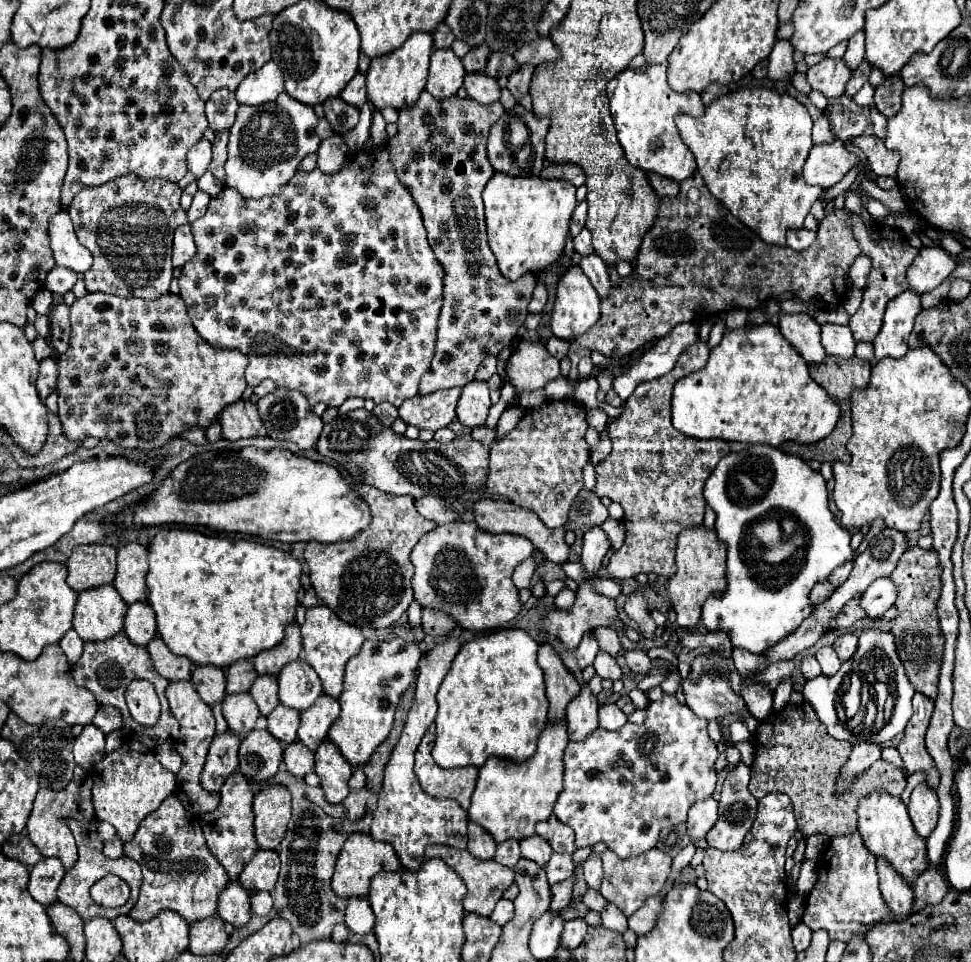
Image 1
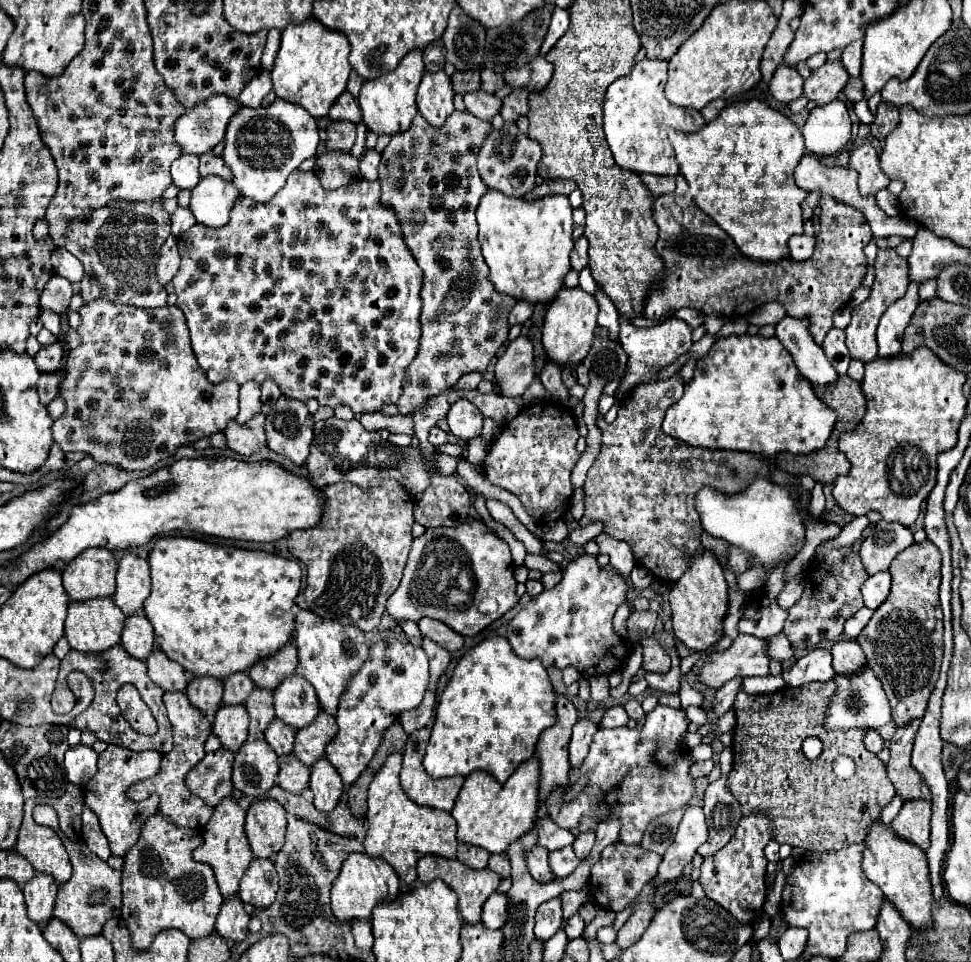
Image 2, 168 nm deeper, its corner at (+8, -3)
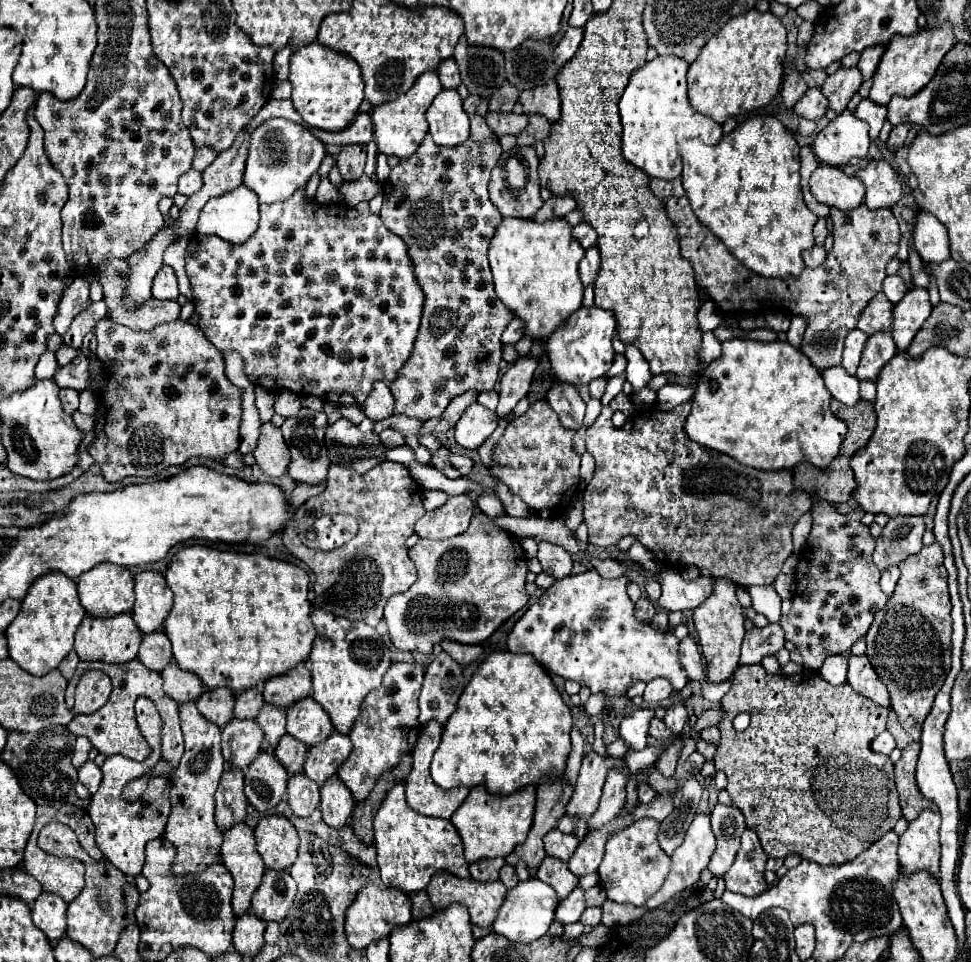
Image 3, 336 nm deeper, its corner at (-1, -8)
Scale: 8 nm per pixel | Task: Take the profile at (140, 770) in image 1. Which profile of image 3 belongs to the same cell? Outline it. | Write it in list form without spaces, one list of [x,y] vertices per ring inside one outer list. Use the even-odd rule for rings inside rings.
[[[139,697],[137,703],[135,703],[135,717],[137,717],[137,723],[157,723],[157,743],[149,743],[149,757],[143,761],[143,763],[137,763],[133,759],[127,759],[125,755],[113,755],[109,757],[101,771],[103,771],[103,783],[99,787],[99,791],[91,797],[91,803],[87,807],[91,819],[93,819],[93,825],[95,825],[95,843],[97,847],[105,853],[105,857],[119,869],[123,871],[125,875],[131,875],[131,877],[137,877],[143,869],[143,863],[145,863],[145,845],[147,841],[151,839],[157,839],[163,835],[165,831],[165,823],[167,823],[167,817],[171,813],[171,801],[169,801],[169,781],[161,775],[153,775],[149,779],[149,785],[143,793],[143,805],[137,805],[135,803],[129,803],[121,797],[123,793],[123,787],[137,779],[137,777],[143,777],[143,775],[149,775],[153,771],[153,767],[157,765],[159,761],[159,753],[161,753],[161,747],[159,747],[159,737],[161,737],[161,717],[159,717],[159,711],[157,707],[145,699],[145,697]]]

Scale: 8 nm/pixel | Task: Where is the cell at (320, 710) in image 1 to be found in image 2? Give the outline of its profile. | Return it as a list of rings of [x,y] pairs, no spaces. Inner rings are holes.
[[[320,710],[312,726],[304,726],[304,730],[296,730],[294,756],[300,758],[306,766],[312,766],[318,758],[324,756],[324,748],[336,736],[336,732],[338,726],[334,716]]]

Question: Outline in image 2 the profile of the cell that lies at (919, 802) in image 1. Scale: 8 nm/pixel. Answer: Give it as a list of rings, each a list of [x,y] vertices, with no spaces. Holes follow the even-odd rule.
[[[908,800],[904,802],[898,816],[892,820],[894,832],[908,840],[918,844],[922,850],[930,844],[930,820],[932,804],[930,800]]]

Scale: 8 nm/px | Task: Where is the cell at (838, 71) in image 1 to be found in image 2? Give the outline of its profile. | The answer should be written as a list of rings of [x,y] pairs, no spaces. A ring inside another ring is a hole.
[[[826,62],[824,66],[816,68],[804,82],[804,96],[808,100],[814,100],[818,106],[828,104],[840,94],[848,78],[850,76],[842,62]]]

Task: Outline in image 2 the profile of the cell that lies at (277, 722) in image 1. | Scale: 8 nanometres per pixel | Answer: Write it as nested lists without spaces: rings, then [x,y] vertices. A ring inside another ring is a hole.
[[[274,718],[270,722],[270,726],[266,728],[266,732],[264,732],[264,738],[278,756],[284,756],[284,754],[292,752],[294,734],[296,734],[296,730],[292,726],[288,726],[286,722],[280,722],[278,718]]]

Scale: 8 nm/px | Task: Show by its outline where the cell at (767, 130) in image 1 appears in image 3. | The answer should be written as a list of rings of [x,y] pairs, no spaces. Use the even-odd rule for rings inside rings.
[[[767,115],[751,117],[733,133],[725,135],[717,147],[707,147],[699,139],[685,139],[679,143],[679,155],[683,159],[681,181],[693,213],[725,243],[735,259],[761,277],[787,279],[803,271],[801,253],[815,245],[811,231],[817,215],[811,213],[803,201],[799,185],[799,145],[779,119]]]

